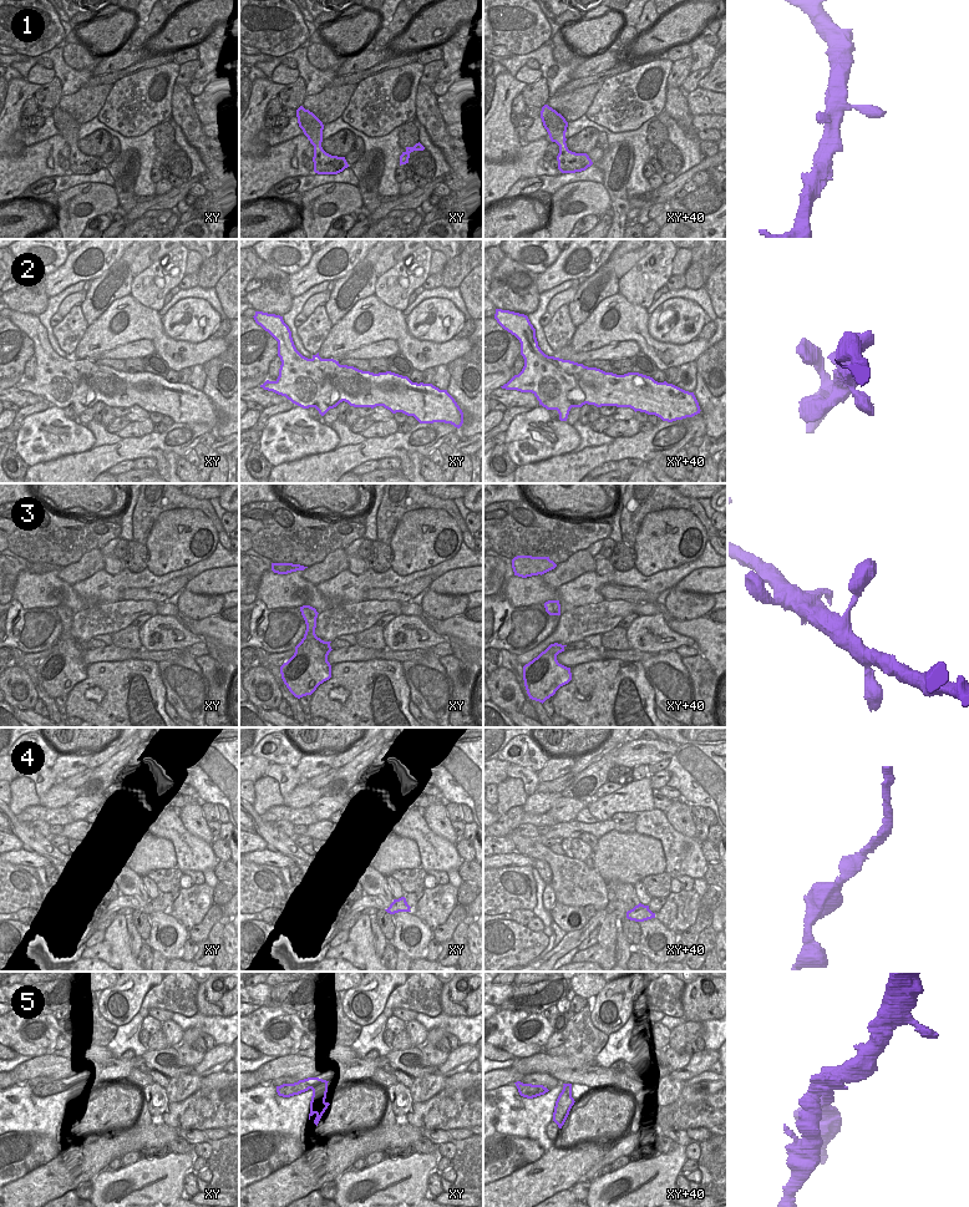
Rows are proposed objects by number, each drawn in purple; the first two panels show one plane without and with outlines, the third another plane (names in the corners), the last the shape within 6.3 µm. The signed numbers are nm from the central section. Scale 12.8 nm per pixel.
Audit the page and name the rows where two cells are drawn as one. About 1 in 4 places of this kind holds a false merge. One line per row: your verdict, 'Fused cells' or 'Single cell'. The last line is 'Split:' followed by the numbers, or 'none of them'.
1: Single cell
2: Single cell
3: Single cell
4: Single cell
5: Fused cells
Split: 5

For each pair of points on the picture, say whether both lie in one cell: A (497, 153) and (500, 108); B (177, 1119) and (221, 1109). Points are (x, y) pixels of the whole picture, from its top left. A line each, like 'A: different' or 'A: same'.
A: same
B: same

